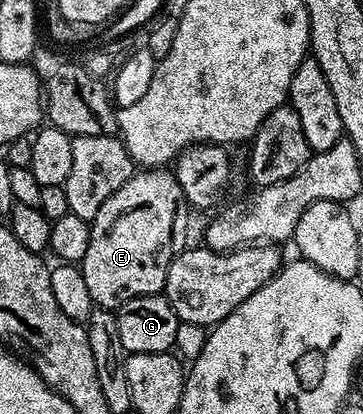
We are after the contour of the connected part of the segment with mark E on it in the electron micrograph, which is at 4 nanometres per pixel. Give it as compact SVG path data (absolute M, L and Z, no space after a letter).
M167 167L133 171L126 186L118 186L90 221L90 246L86 246L86 254L78 266L82 270L82 278L86 278L93 305L116 310L130 298L163 293L170 262L189 243L188 215L188 199L182 194L182 186L178 186L175 171Z

